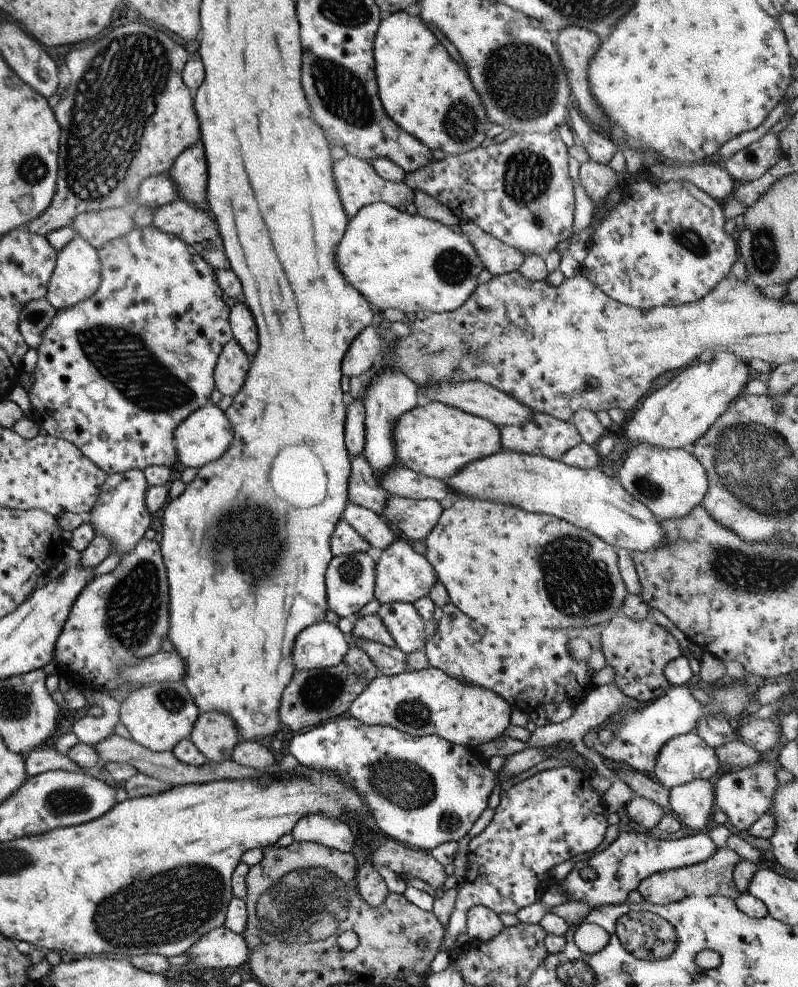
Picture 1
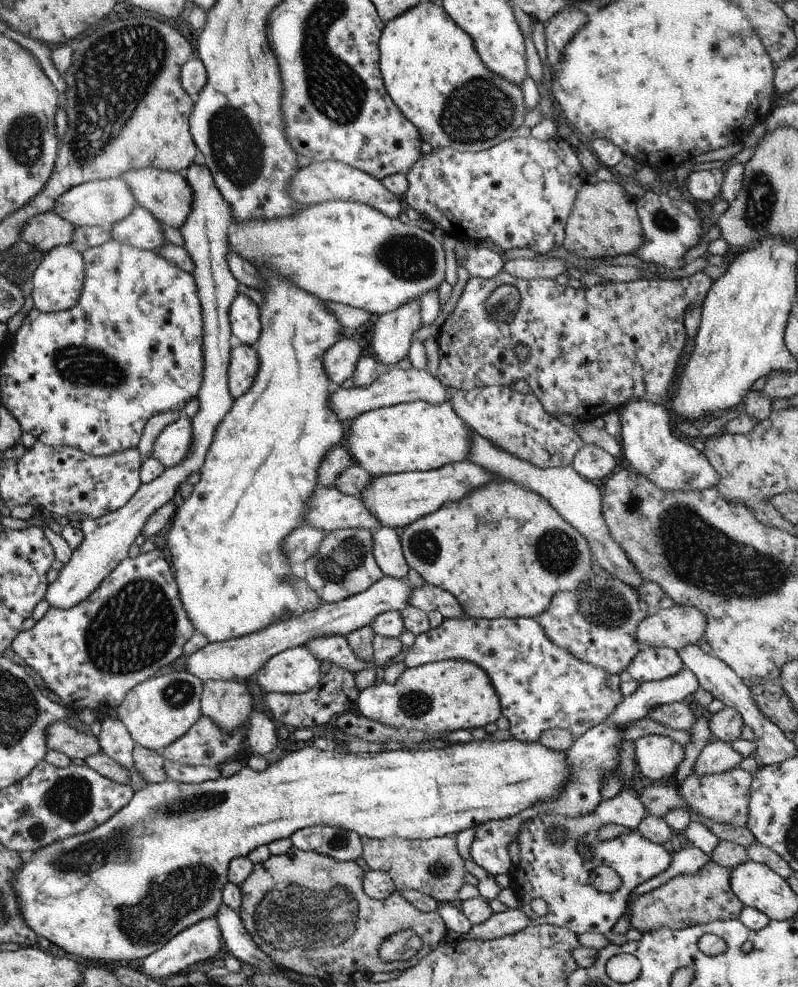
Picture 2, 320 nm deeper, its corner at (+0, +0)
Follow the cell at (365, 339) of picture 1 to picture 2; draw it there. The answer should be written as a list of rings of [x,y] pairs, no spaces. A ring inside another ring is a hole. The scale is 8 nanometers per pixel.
[[[350,337],[337,339],[324,353],[322,356],[322,367],[324,375],[328,378],[330,389],[339,388],[347,378],[351,377],[355,370],[355,363],[361,354],[361,348],[359,344],[352,340]]]

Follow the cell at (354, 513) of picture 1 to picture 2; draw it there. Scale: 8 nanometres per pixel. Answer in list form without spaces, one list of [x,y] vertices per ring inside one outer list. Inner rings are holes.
[[[377,527],[371,531],[371,554],[383,575],[405,579],[409,567],[394,529]]]

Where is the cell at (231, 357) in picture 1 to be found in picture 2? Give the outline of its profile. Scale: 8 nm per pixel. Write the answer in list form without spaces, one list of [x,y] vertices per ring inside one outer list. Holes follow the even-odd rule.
[[[251,345],[230,348],[227,382],[230,395],[236,399],[253,384],[258,371],[258,356]]]

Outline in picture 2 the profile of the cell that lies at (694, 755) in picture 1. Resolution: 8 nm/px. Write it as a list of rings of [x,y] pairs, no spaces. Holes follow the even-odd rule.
[[[656,734],[640,736],[633,741],[633,746],[635,771],[644,782],[657,783],[662,782],[662,778],[665,778],[665,776],[674,776],[684,757],[682,746],[666,736]]]

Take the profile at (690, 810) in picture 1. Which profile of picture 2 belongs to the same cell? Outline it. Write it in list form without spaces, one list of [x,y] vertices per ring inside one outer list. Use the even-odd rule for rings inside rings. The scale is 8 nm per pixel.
[[[713,740],[712,742],[708,742],[698,754],[698,757],[695,759],[693,772],[696,775],[704,775],[704,774],[713,774],[720,773],[726,770],[731,770],[737,768],[741,755],[737,753],[731,747],[730,742],[725,742],[722,740]]]

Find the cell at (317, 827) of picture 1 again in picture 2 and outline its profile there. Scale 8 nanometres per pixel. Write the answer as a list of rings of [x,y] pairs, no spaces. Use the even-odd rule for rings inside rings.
[[[303,827],[290,834],[288,839],[300,851],[313,851],[336,861],[354,861],[362,855],[360,836],[339,827]]]

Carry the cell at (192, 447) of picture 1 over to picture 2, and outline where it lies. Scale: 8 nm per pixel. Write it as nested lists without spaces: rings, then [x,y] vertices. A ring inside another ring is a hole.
[[[181,410],[177,420],[164,426],[154,438],[150,456],[164,468],[173,466],[187,454],[191,437],[190,420]]]

